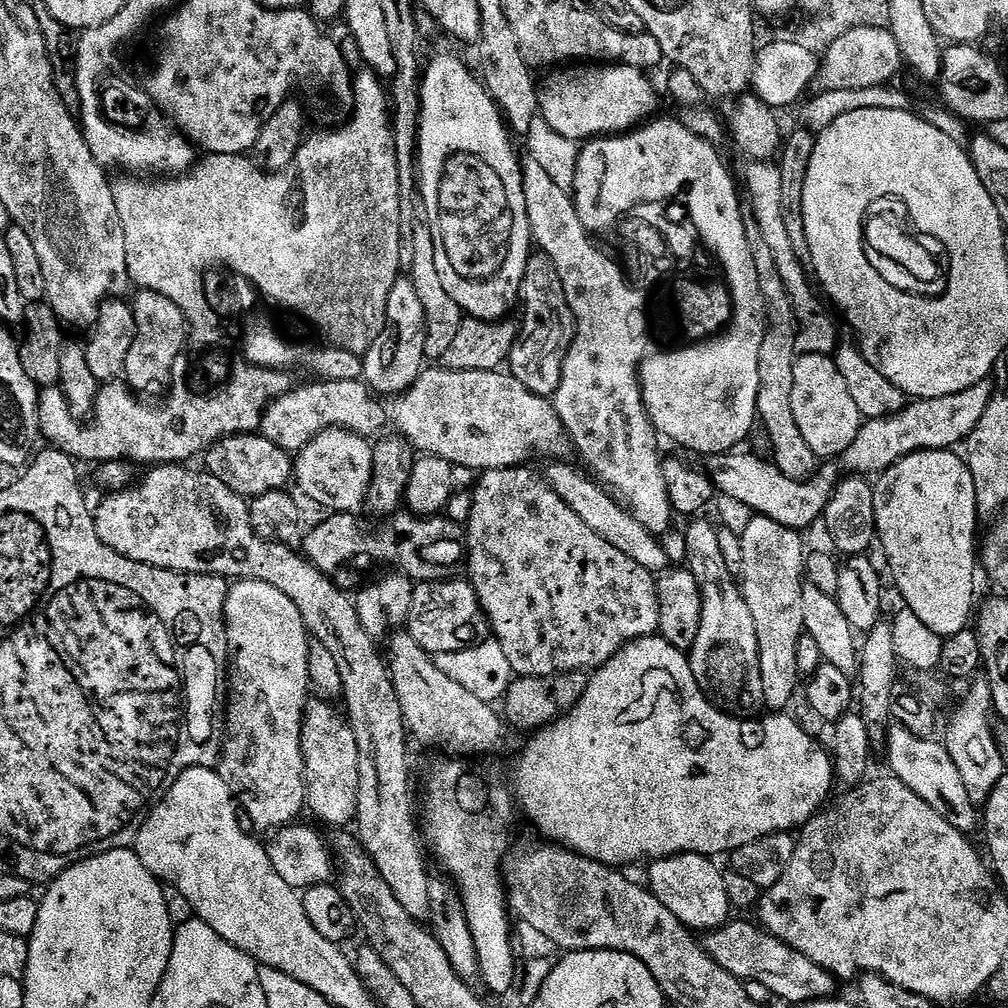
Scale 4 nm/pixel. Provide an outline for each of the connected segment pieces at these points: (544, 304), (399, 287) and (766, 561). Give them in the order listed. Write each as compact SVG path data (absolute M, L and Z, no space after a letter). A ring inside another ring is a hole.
M537 251L528 259L526 274L520 287L519 303L522 308L524 304L524 321L519 321L518 324L518 339L510 357L510 375L518 382L522 382L522 386L526 386L526 390L530 390L536 396L555 397L562 382L564 359L576 337L576 319L566 302L566 290L562 286L562 278L558 278L554 262L544 252Z
M397 278L390 290L390 298L386 298L386 318L382 334L378 334L378 342L363 353L365 384L373 393L385 392L388 398L395 398L401 392L412 387L413 382L426 370L426 310L418 299L418 290L414 290L414 282L410 278Z
M759 514L739 533L743 569L739 579L746 606L754 614L758 633L758 662L762 670L762 694L769 709L784 710L796 696L796 683L802 680L798 670L798 642L805 636L802 618L802 590L806 583L806 547L799 531L787 528Z

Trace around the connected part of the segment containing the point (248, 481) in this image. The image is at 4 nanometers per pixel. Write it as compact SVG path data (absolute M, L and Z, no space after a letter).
M263 434L224 436L217 444L212 444L203 453L203 467L214 478L226 482L230 490L240 496L253 498L267 491L287 489L294 480L294 460L278 445L270 442Z

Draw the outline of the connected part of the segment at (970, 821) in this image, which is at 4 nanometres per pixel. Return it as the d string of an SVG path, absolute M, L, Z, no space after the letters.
M893 723L889 727L886 743L888 750L888 764L891 775L897 776L922 802L934 806L950 826L954 826L965 834L972 834L978 828L978 808L972 804L970 796L966 792L965 783L958 774L958 767L950 758L950 754L944 748L939 739L910 734L901 724Z

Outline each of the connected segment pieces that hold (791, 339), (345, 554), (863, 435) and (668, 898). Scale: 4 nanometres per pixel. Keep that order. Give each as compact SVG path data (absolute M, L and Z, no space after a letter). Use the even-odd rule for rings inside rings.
M751 214L745 215L744 229L750 242L750 254L754 258L754 270L758 270L758 286L764 299L764 308L772 308L772 324L776 324L776 328L772 328L772 336L767 336L768 344L762 342L758 362L756 414L762 428L764 424L768 444L772 447L771 463L782 470L786 478L808 480L818 471L818 457L814 450L810 450L810 446L806 446L806 438L802 438L802 430L798 430L798 422L794 422L794 406L790 406L790 390L794 390L794 366L798 359L795 350L798 316L794 311L793 298L788 295L787 286L778 272L774 254L766 246L758 222Z
M401 510L394 516L390 516L379 521L380 528L375 528L372 524L367 524L364 520L359 520L359 515L351 512L337 512L329 515L329 520L321 522L317 528L312 528L303 537L303 555L318 570L325 574L336 583L339 588L345 590L356 590L361 587L360 572L368 572L375 564L393 564L393 569L399 570L403 575L409 576L414 582L426 580L446 580L449 579L451 568L461 567L462 561L466 556L466 532L452 520L447 520L447 515L438 516L413 516L407 510Z
M986 379L966 390L958 390L958 394L946 394L942 398L929 400L913 399L898 413L865 419L858 438L854 438L854 442L844 451L843 471L868 478L871 472L884 472L915 452L939 452L955 449L955 444L963 445L978 422L982 422L982 414L986 414L986 406L990 406L993 387L993 381Z
M683 852L681 856L667 856L651 861L648 868L648 888L688 928L707 934L714 928L728 923L734 909L727 898L724 872L716 869L711 859L696 852ZM700 931L700 932L699 932Z

